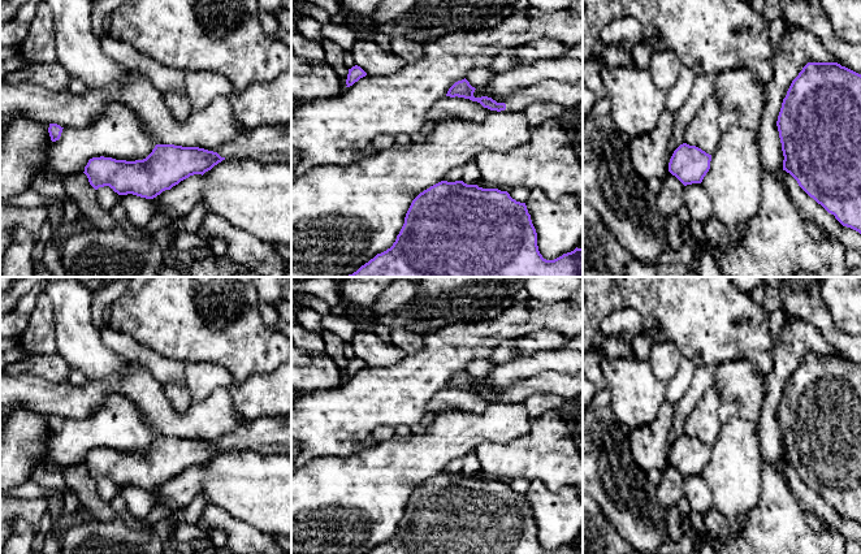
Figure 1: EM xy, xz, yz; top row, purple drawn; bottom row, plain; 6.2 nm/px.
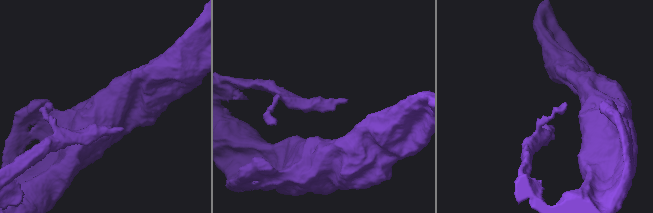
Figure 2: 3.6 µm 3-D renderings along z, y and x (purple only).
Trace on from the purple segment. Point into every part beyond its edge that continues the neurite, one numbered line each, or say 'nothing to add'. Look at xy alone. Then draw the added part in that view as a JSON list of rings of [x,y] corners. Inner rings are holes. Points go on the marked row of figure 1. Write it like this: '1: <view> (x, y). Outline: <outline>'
1: xy (265, 143). Outline: [[[291,124],[259,126],[224,143],[217,153],[228,160],[254,159],[259,163],[291,163]]]

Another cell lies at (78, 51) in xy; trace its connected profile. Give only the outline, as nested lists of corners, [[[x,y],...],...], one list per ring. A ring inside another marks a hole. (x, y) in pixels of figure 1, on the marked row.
[[[44,0],[55,13],[55,38],[57,62],[72,75],[82,81],[87,90],[113,88],[113,101],[127,105],[142,120],[155,144],[199,147],[217,152],[226,142],[239,134],[239,125],[232,111],[229,96],[220,95],[204,109],[192,111],[186,122],[178,122],[164,101],[164,95],[146,78],[121,81],[131,74],[122,64],[108,57],[100,39],[91,30],[91,0]]]

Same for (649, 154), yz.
[[[665,108],[653,131],[631,138],[629,157],[635,170],[645,182],[652,178],[663,179],[666,176],[674,126],[675,113]]]

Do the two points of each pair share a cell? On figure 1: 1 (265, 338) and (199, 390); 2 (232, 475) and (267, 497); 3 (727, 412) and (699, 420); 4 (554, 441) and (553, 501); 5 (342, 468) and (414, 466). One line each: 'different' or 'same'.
1: different
2: same
3: different
4: different
5: same

